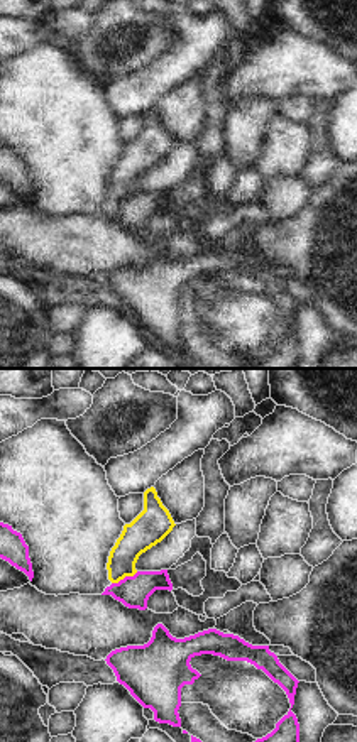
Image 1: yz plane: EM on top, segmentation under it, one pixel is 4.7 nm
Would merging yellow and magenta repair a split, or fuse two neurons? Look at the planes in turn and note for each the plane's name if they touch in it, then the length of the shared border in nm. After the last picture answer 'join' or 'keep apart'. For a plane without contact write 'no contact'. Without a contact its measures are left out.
meets yellow in yz; contact 140 nm long

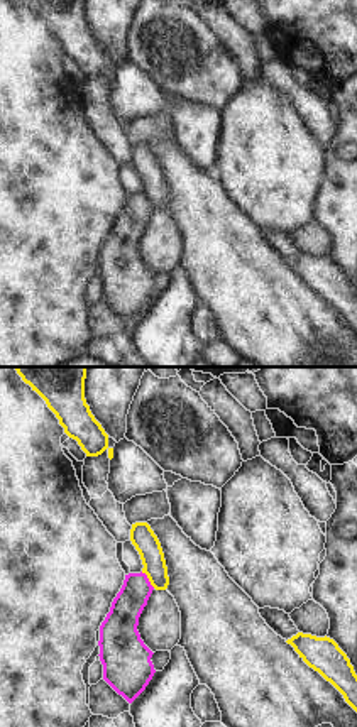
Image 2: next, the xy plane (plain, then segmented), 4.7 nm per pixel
meets yellow in xy; contact 100 nm long

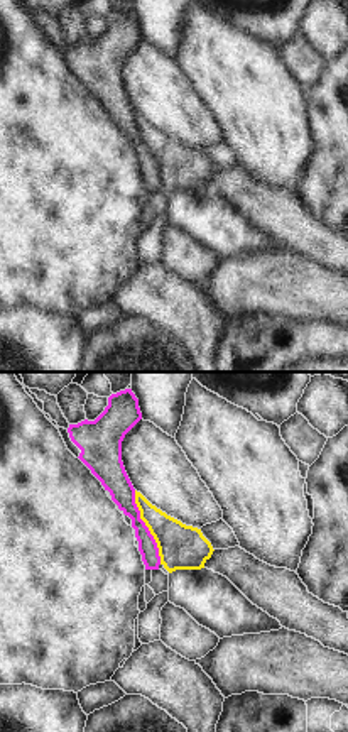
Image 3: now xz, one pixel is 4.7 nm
meets yellow in xz; contact 380 nm long

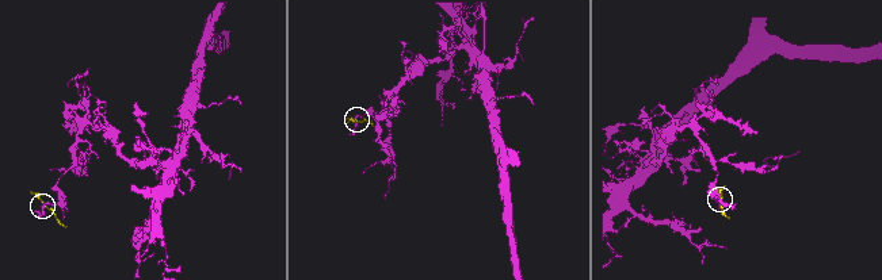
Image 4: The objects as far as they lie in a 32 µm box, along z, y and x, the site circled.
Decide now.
keep apart

